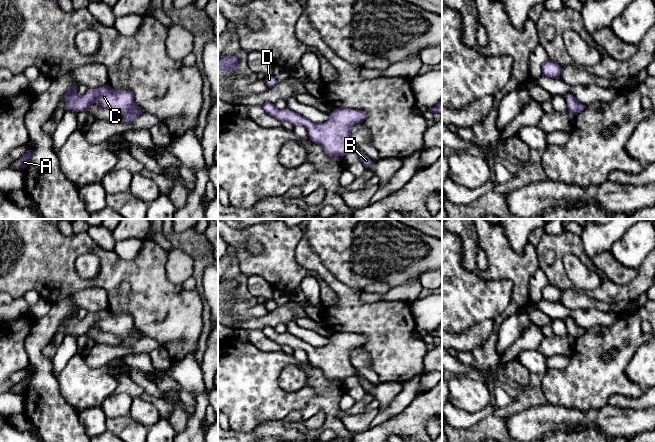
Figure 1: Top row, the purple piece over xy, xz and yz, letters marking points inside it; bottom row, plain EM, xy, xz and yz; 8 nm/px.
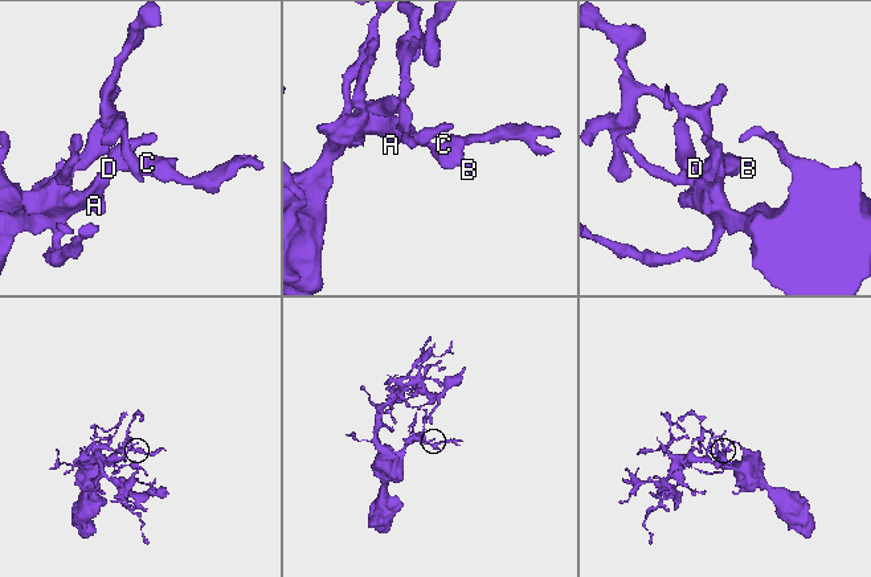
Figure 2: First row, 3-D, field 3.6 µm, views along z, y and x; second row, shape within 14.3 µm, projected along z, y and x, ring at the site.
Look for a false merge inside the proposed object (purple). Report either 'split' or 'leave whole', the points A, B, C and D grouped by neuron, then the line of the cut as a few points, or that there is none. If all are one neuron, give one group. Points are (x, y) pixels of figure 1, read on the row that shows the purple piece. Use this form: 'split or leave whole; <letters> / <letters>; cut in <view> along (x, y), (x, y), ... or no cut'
leave whole; A B C D; no cut

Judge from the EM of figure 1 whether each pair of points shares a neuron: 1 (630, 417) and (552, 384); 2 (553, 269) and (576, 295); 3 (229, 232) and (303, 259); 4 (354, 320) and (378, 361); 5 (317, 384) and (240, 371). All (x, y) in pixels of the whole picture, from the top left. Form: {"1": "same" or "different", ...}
{"1": "different", "2": "different", "3": "different", "4": "same", "5": "same"}

